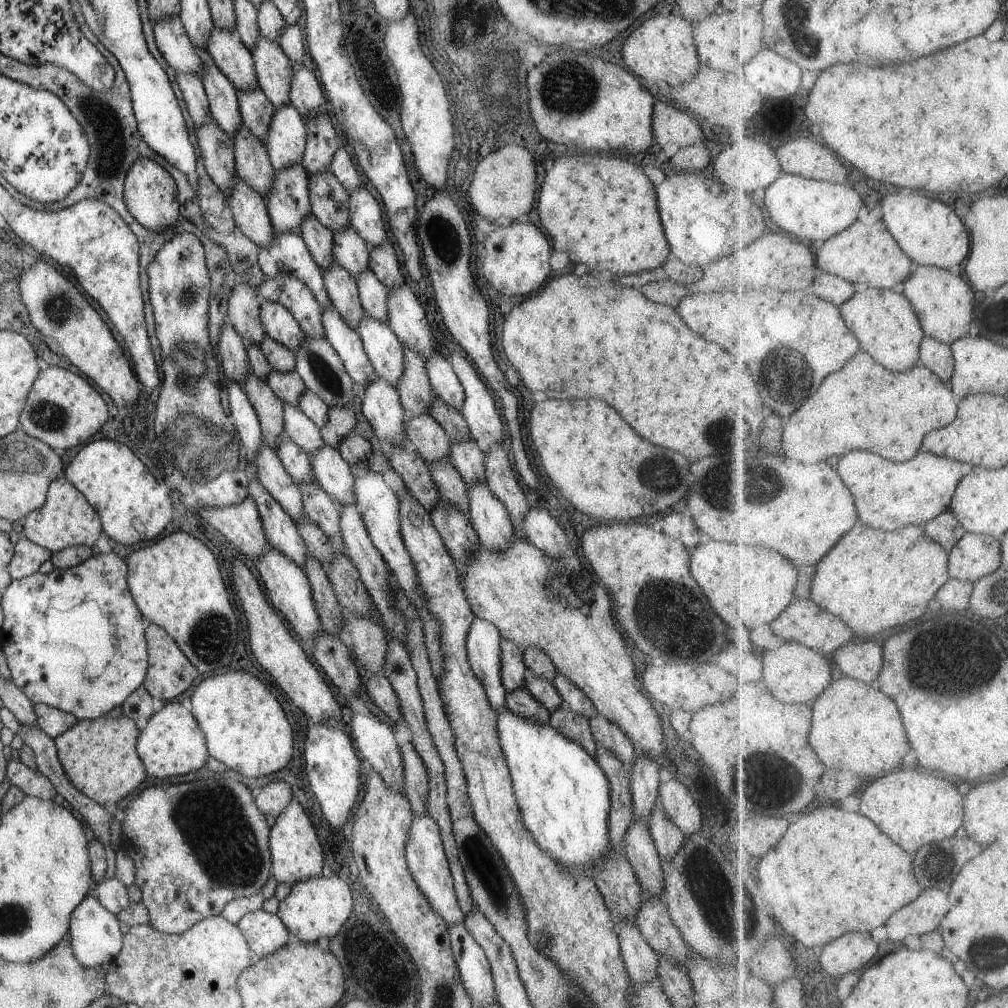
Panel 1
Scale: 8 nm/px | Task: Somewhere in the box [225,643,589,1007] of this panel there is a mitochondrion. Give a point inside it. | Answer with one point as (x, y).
(487, 877)

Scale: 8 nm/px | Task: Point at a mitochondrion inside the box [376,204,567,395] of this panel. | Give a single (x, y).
(441, 236)

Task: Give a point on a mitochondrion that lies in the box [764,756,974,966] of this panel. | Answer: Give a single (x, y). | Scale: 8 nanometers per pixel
(937, 866)

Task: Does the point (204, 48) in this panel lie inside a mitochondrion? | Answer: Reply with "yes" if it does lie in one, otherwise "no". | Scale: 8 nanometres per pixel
no

